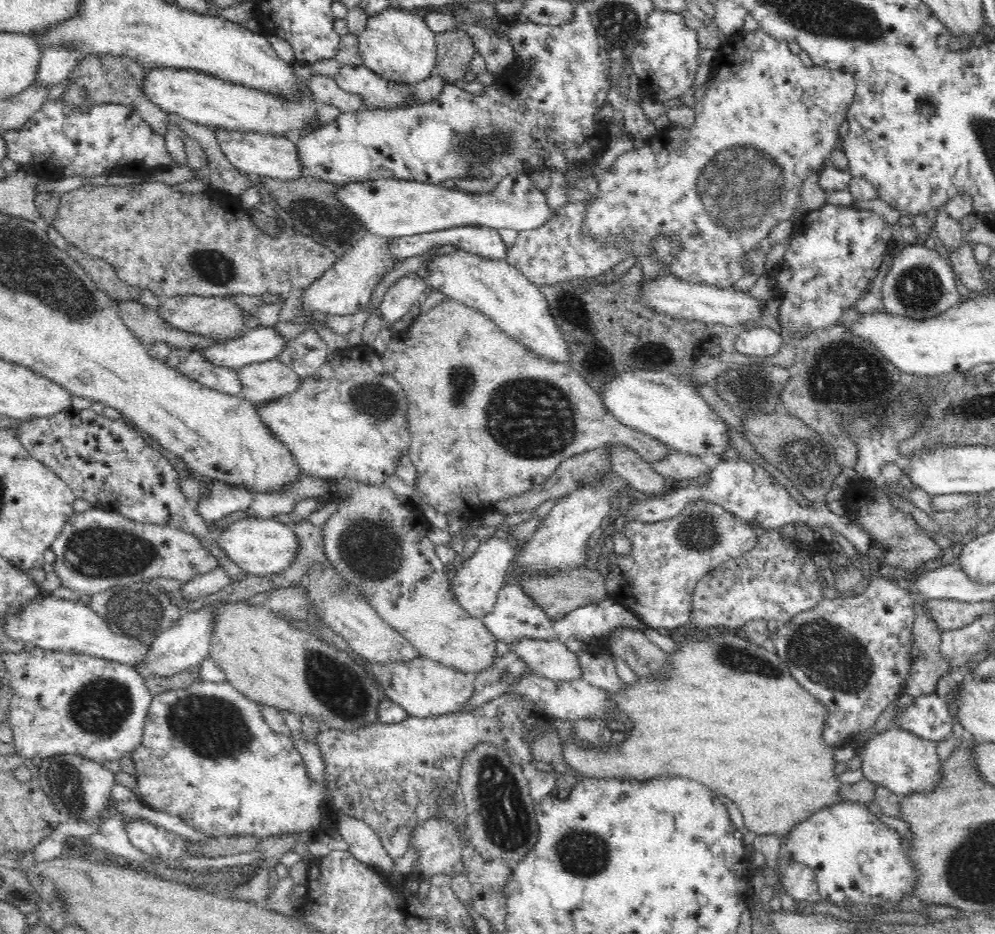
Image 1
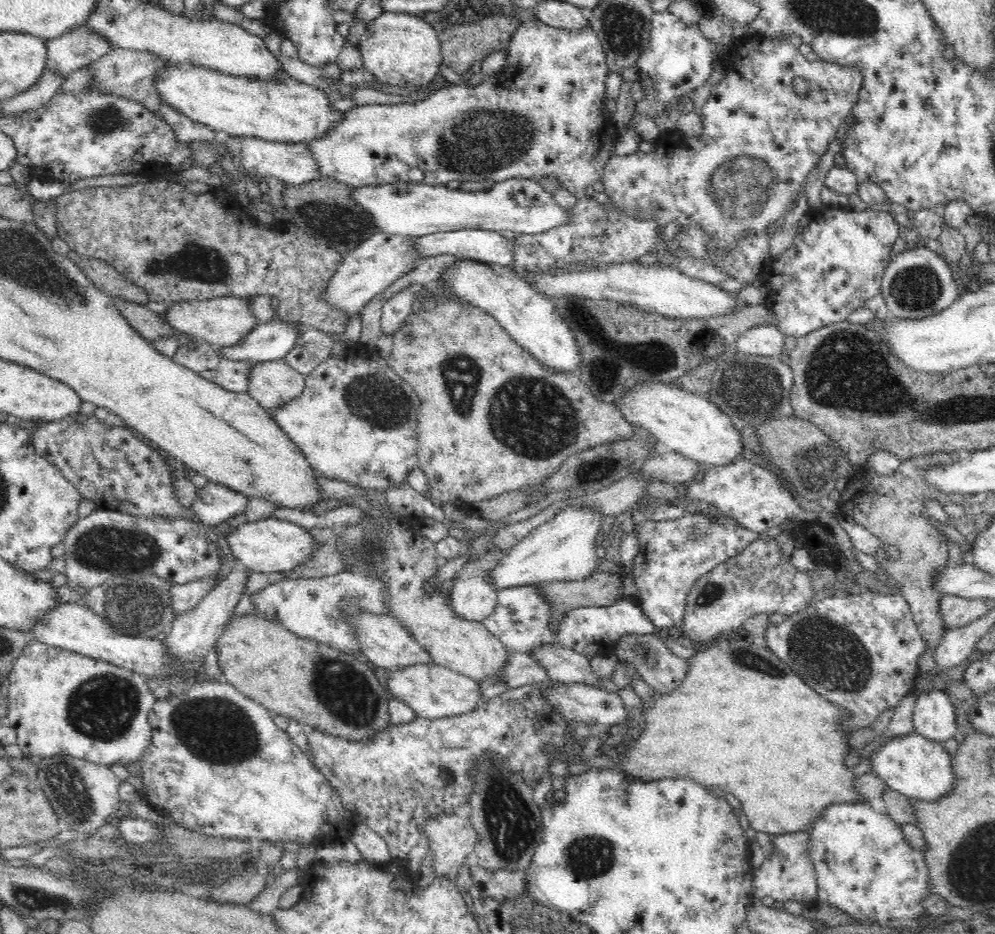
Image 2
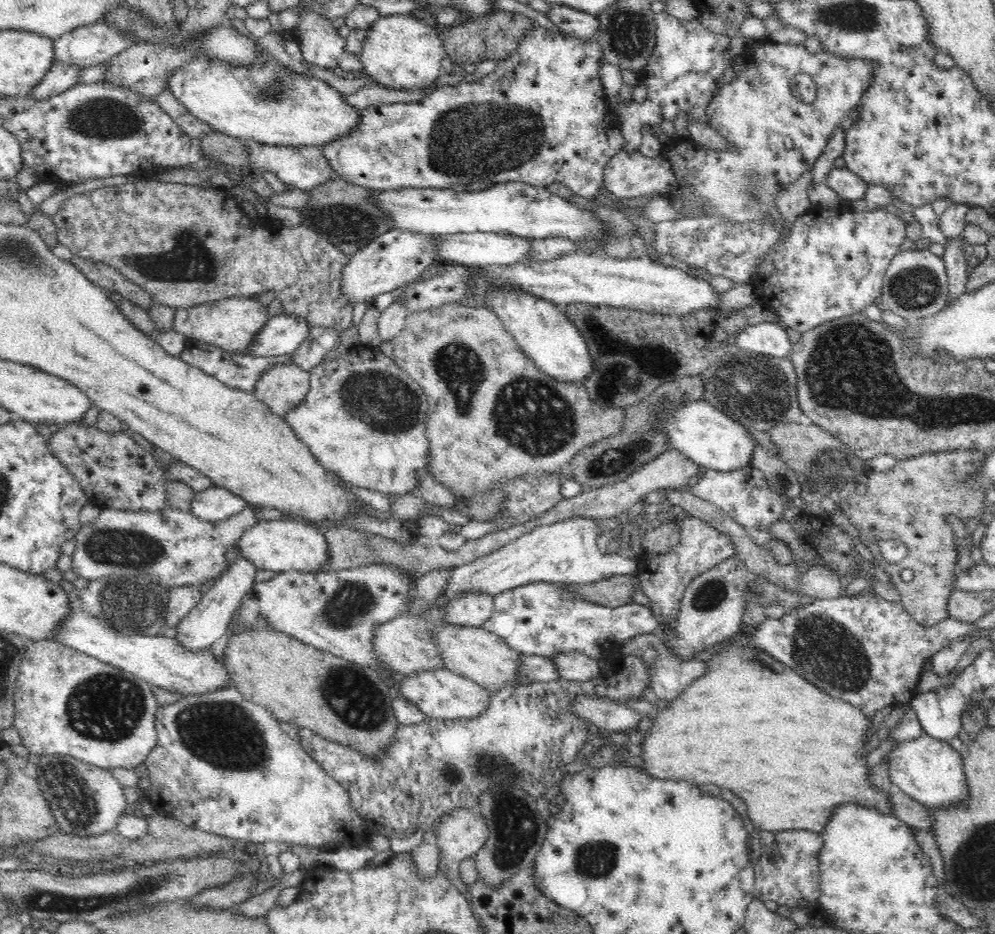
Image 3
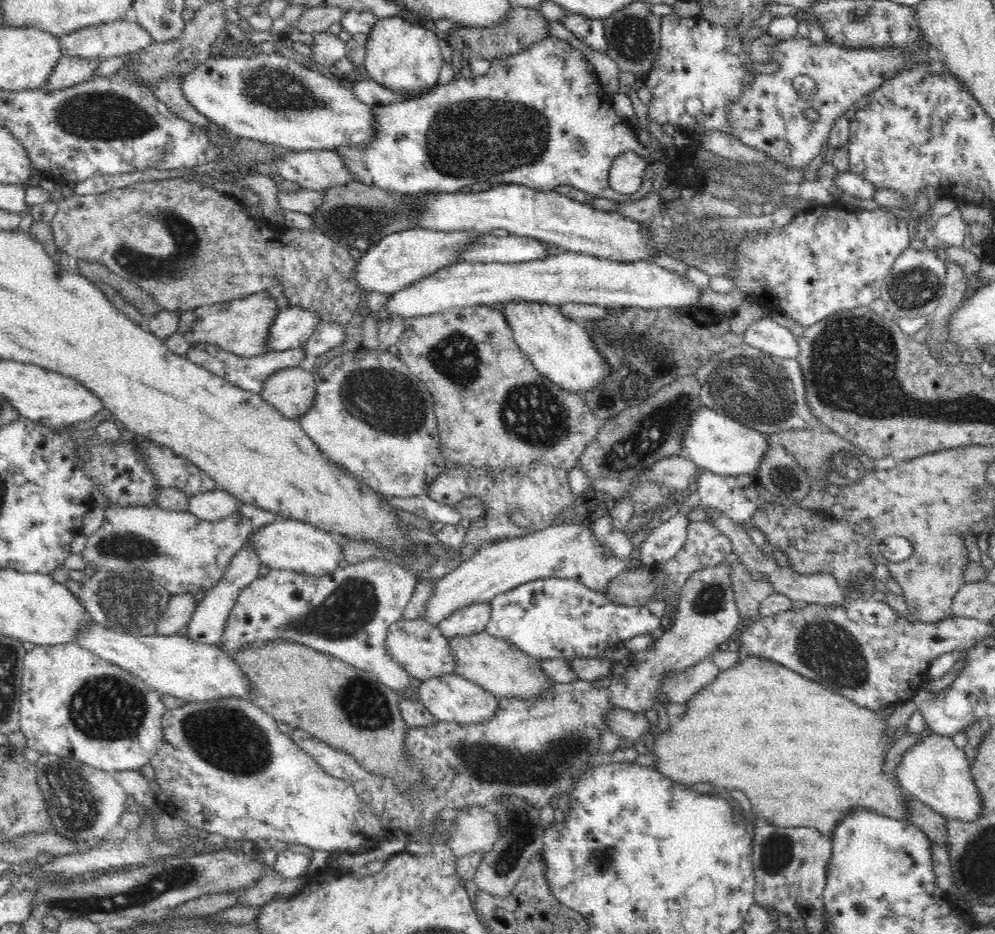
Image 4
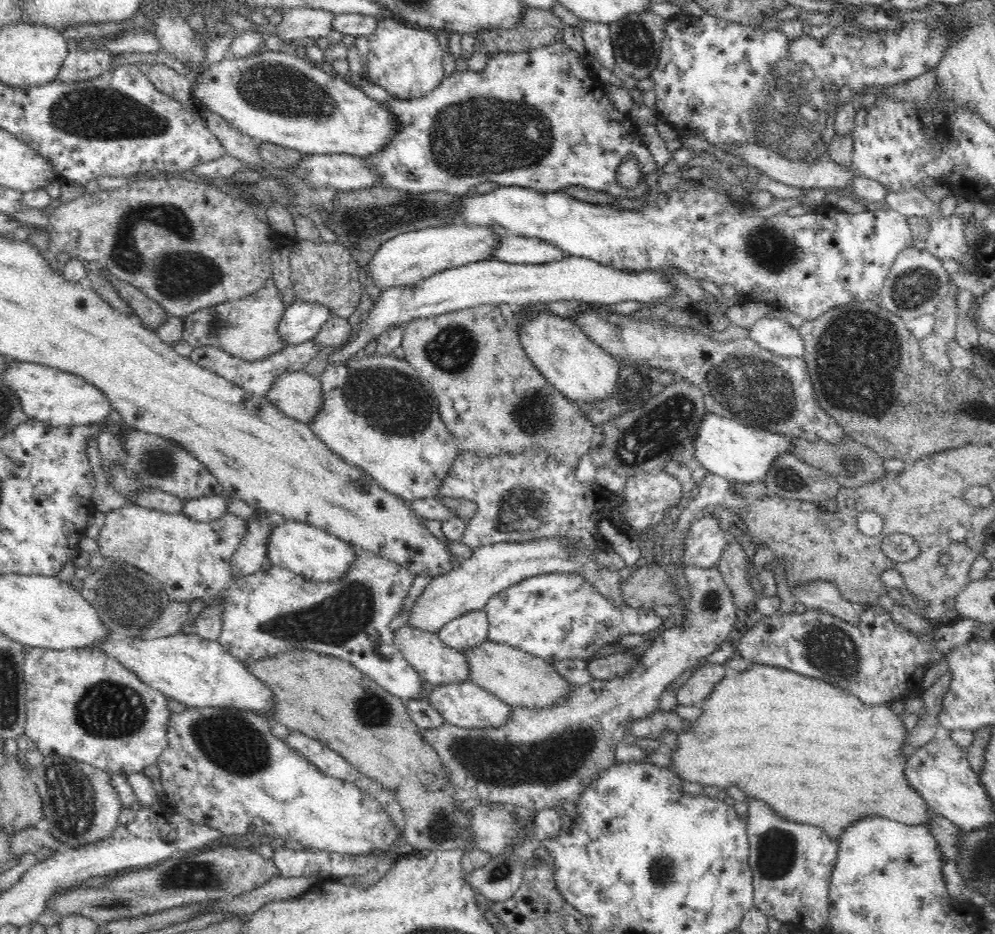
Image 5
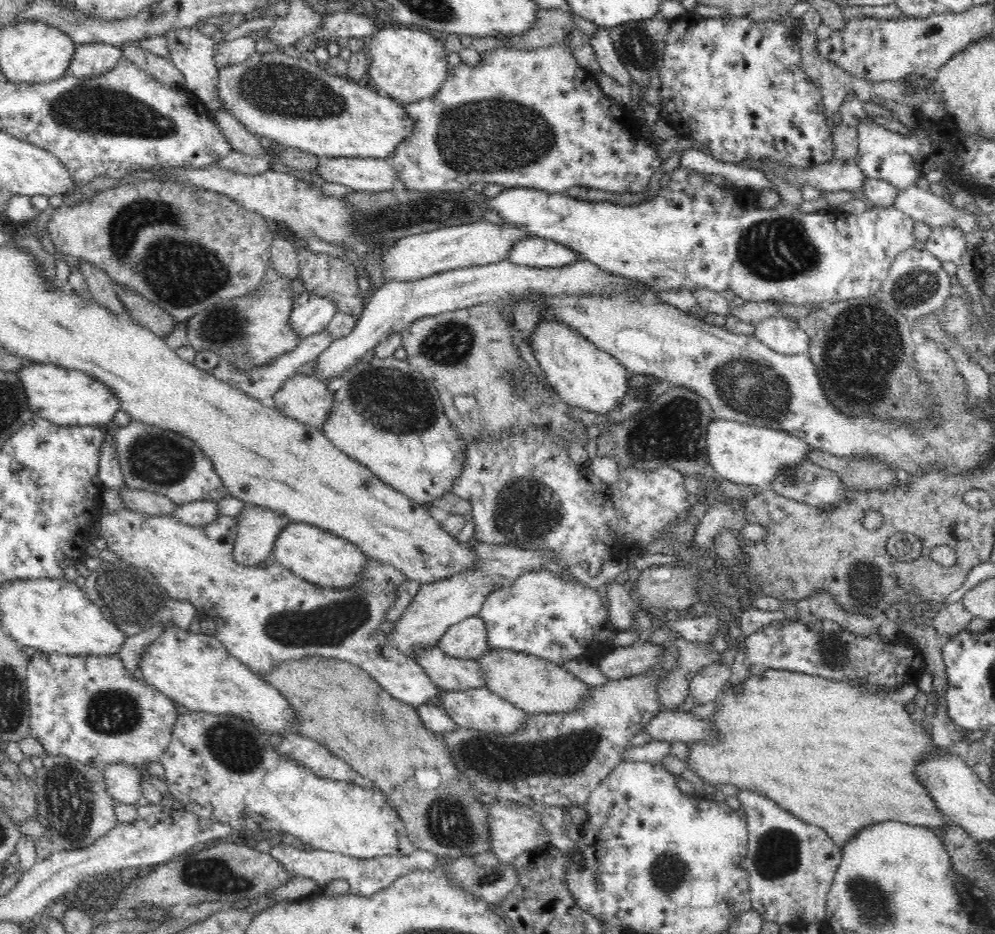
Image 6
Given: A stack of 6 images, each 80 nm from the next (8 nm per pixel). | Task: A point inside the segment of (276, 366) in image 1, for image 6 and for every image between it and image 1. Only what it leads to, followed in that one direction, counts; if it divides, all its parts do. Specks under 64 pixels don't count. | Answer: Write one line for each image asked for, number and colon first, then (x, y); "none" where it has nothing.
2: (273, 383)
3: (284, 386)
4: (291, 391)
5: (298, 395)
6: (306, 399)

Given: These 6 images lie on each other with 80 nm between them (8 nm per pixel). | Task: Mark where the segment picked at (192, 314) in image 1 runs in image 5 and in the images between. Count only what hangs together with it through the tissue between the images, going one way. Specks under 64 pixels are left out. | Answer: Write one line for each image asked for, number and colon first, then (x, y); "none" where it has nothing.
2: (222, 322)
3: (231, 324)
4: (241, 326)
5: (246, 328)

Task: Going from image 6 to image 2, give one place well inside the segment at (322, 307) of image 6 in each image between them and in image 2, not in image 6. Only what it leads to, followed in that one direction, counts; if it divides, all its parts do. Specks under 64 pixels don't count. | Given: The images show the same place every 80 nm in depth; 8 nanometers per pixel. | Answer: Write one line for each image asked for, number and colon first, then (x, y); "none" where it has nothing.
2: (268, 341)
3: (282, 334)
4: (292, 327)
5: (301, 321)

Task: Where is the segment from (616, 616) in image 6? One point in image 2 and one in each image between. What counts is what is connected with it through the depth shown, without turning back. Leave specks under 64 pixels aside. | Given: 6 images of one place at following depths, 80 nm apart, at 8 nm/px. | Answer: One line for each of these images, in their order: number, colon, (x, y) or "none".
2: (561, 550)
3: (566, 552)
4: (569, 551)
5: (490, 568)

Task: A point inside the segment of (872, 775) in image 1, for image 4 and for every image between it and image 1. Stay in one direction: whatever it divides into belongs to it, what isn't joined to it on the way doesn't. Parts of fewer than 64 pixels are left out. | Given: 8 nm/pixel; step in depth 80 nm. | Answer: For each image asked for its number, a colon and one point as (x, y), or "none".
2: (919, 768)
3: (929, 770)
4: (935, 771)

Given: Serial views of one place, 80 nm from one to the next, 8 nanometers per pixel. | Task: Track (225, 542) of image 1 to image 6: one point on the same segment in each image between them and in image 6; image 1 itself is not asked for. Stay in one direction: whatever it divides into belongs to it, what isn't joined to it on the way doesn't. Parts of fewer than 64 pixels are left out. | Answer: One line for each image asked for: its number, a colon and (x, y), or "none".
2: (270, 545)
3: (284, 545)
4: (293, 545)
5: (306, 550)
6: (317, 556)

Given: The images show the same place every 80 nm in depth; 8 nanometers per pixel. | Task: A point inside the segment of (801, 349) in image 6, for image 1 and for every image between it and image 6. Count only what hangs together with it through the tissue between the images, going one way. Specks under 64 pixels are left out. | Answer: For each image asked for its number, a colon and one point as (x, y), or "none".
1: (758, 342)
2: (761, 340)
3: (768, 338)
4: (765, 334)
5: (773, 333)

